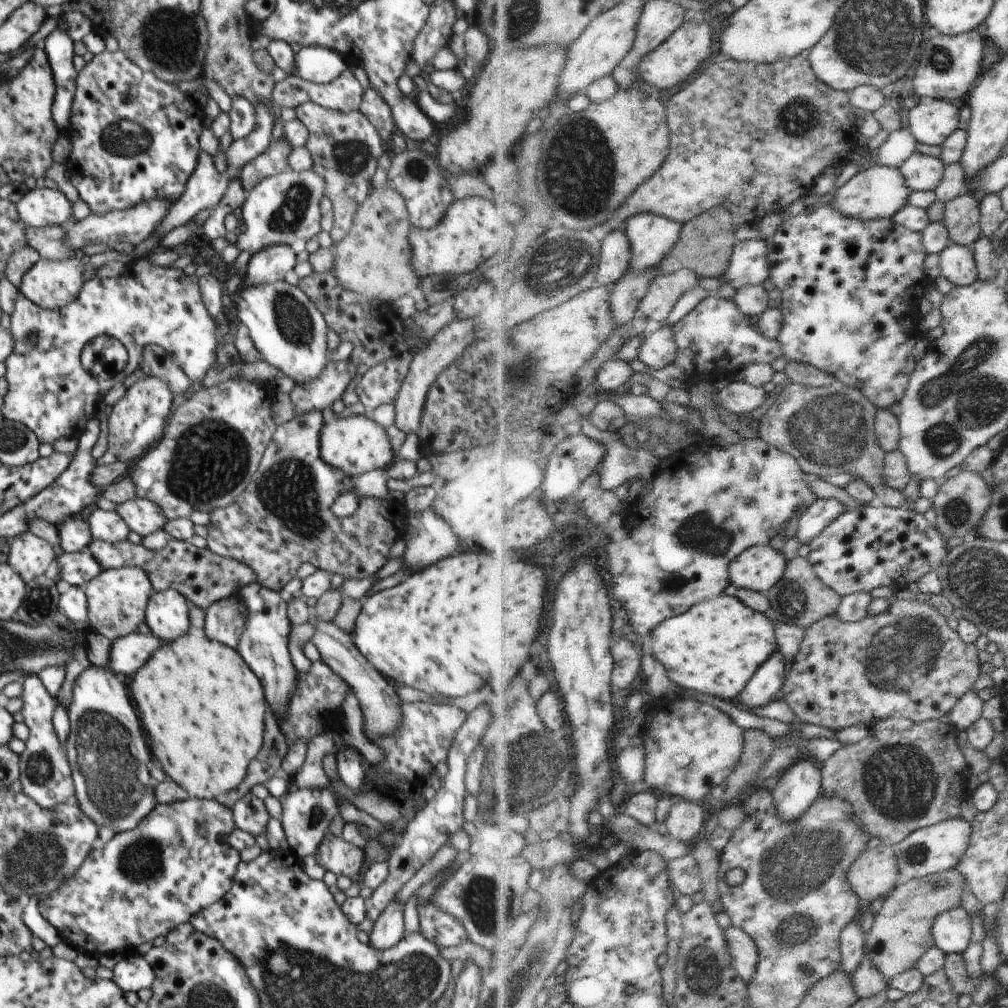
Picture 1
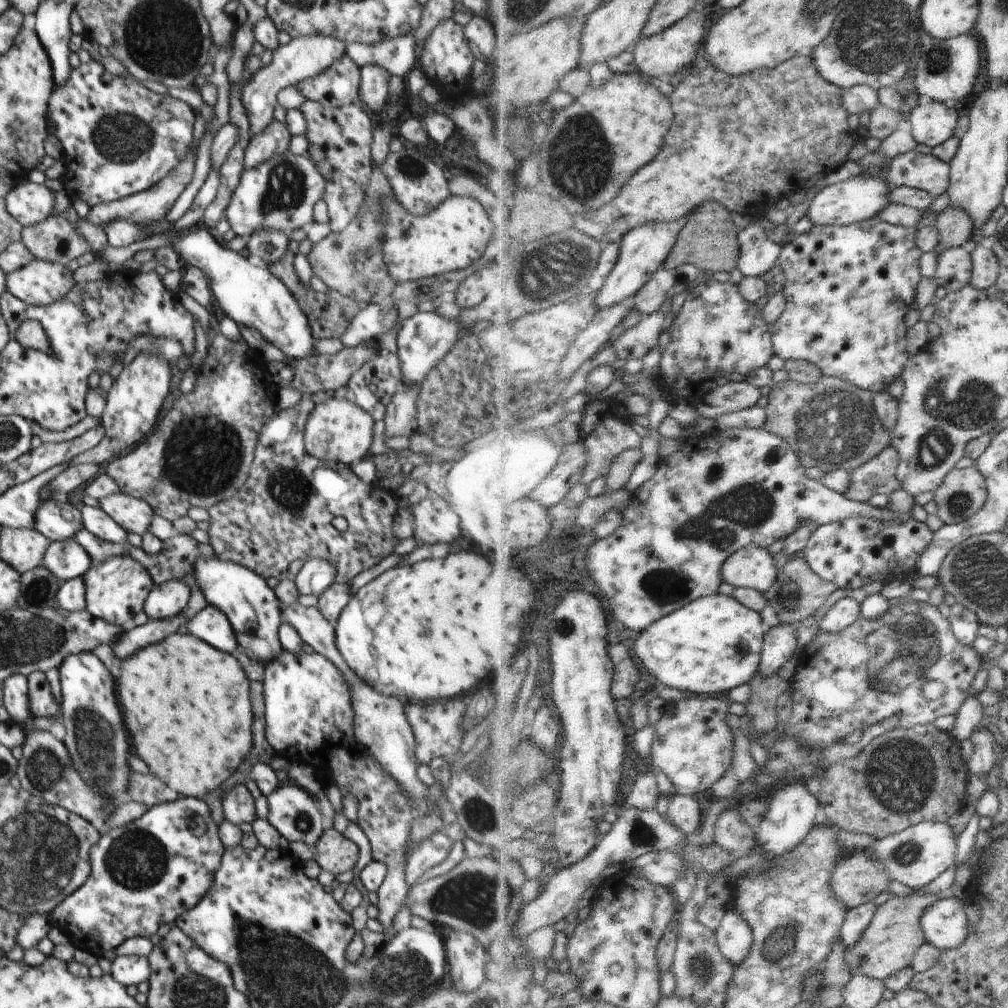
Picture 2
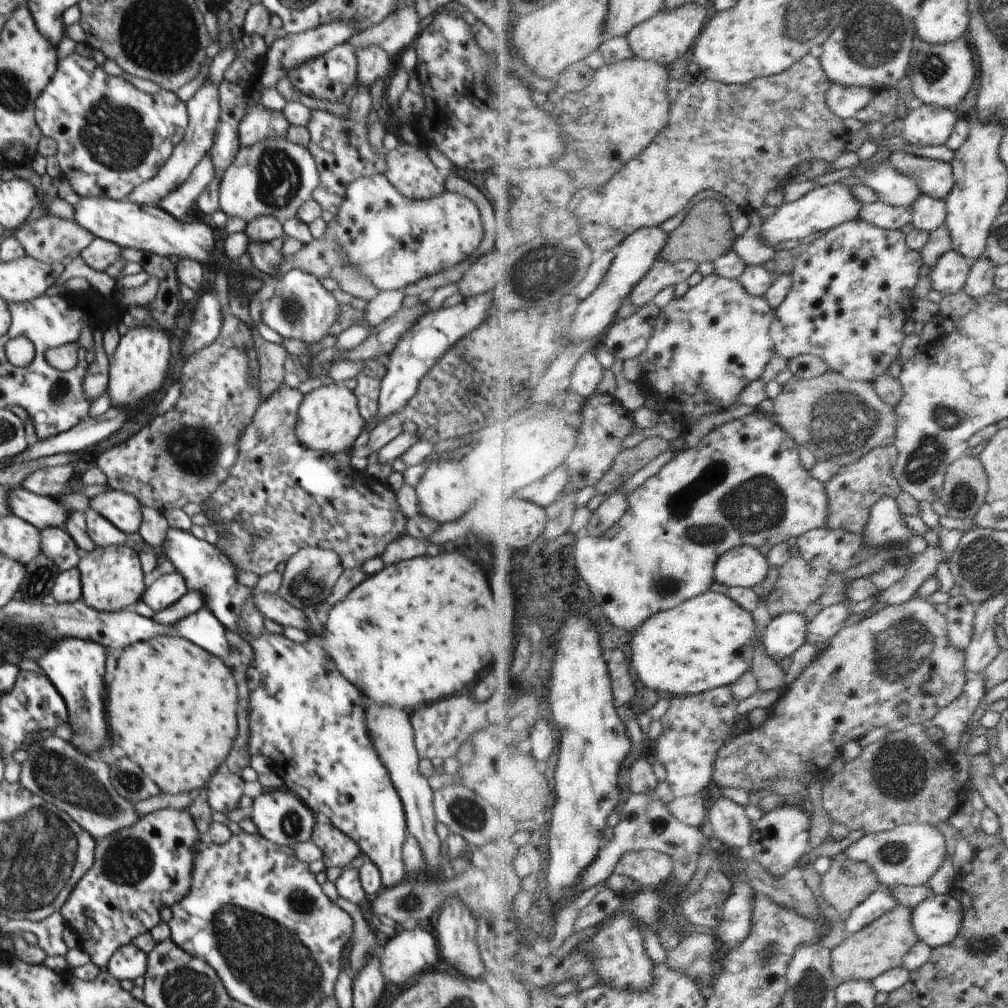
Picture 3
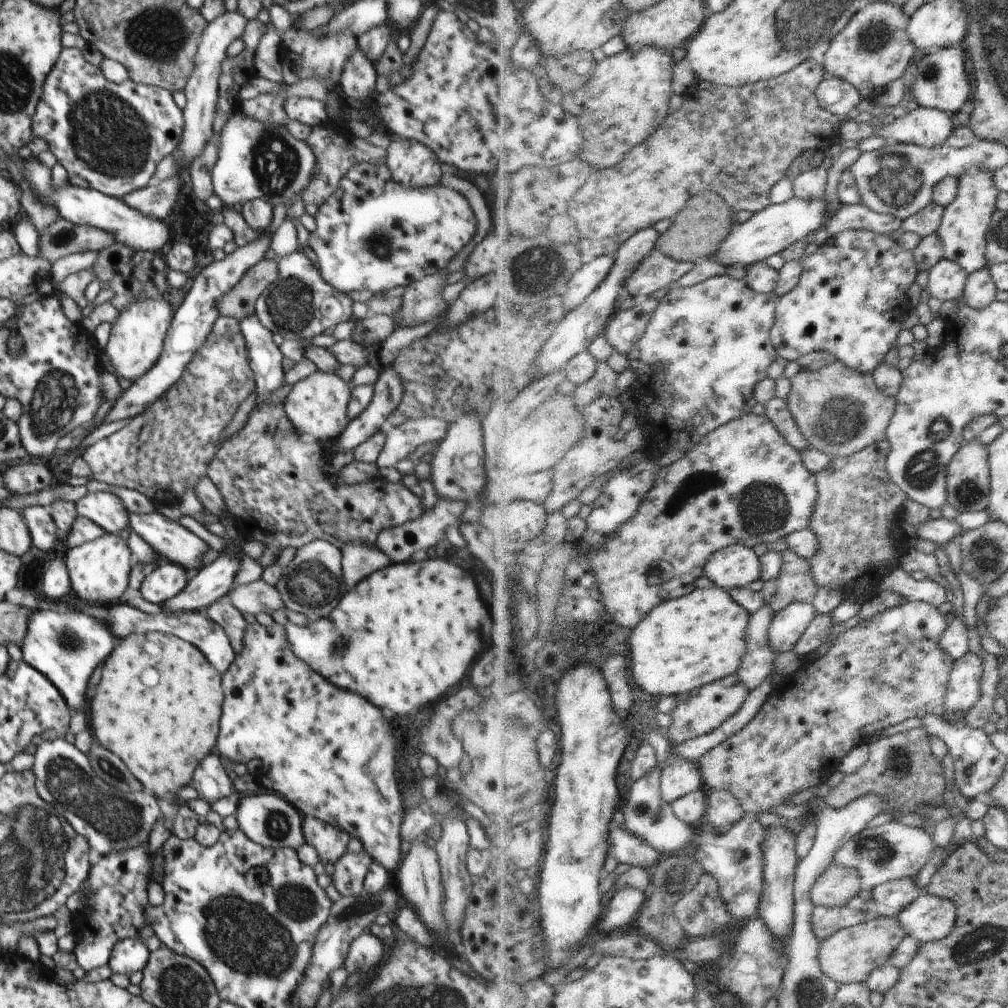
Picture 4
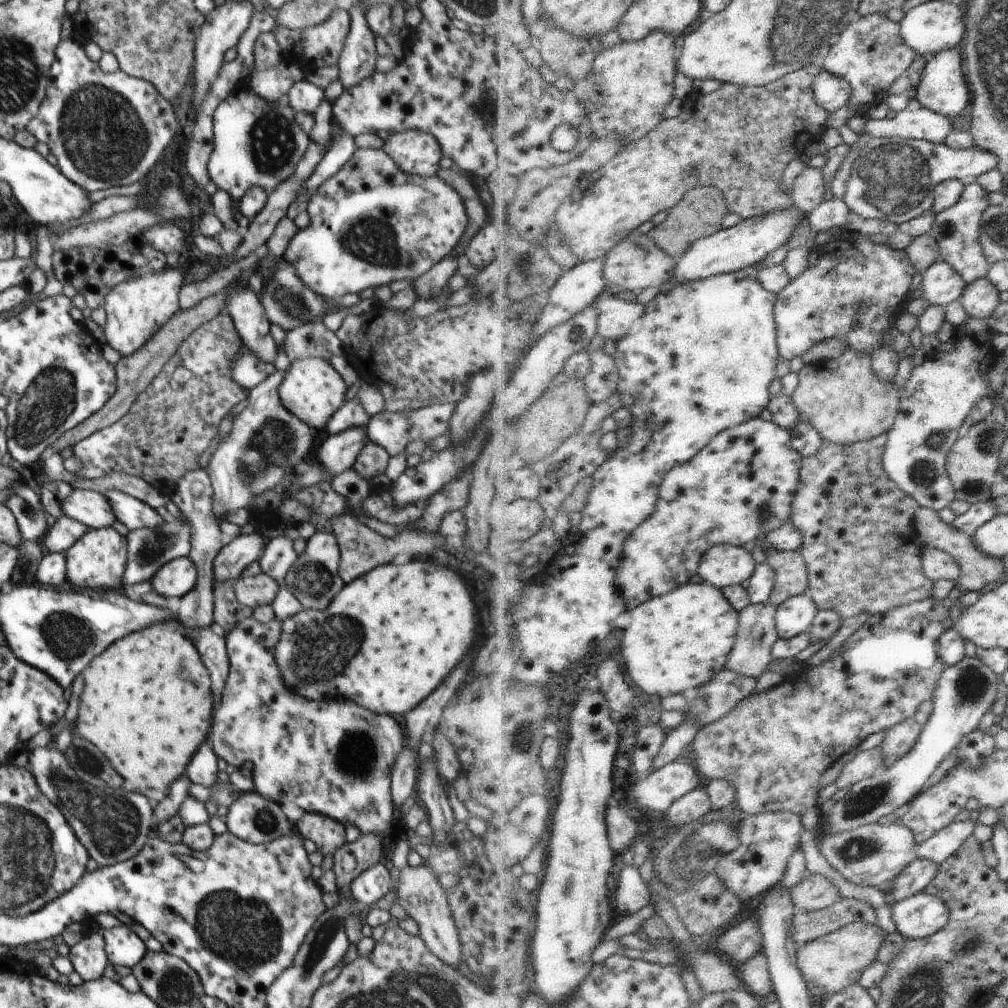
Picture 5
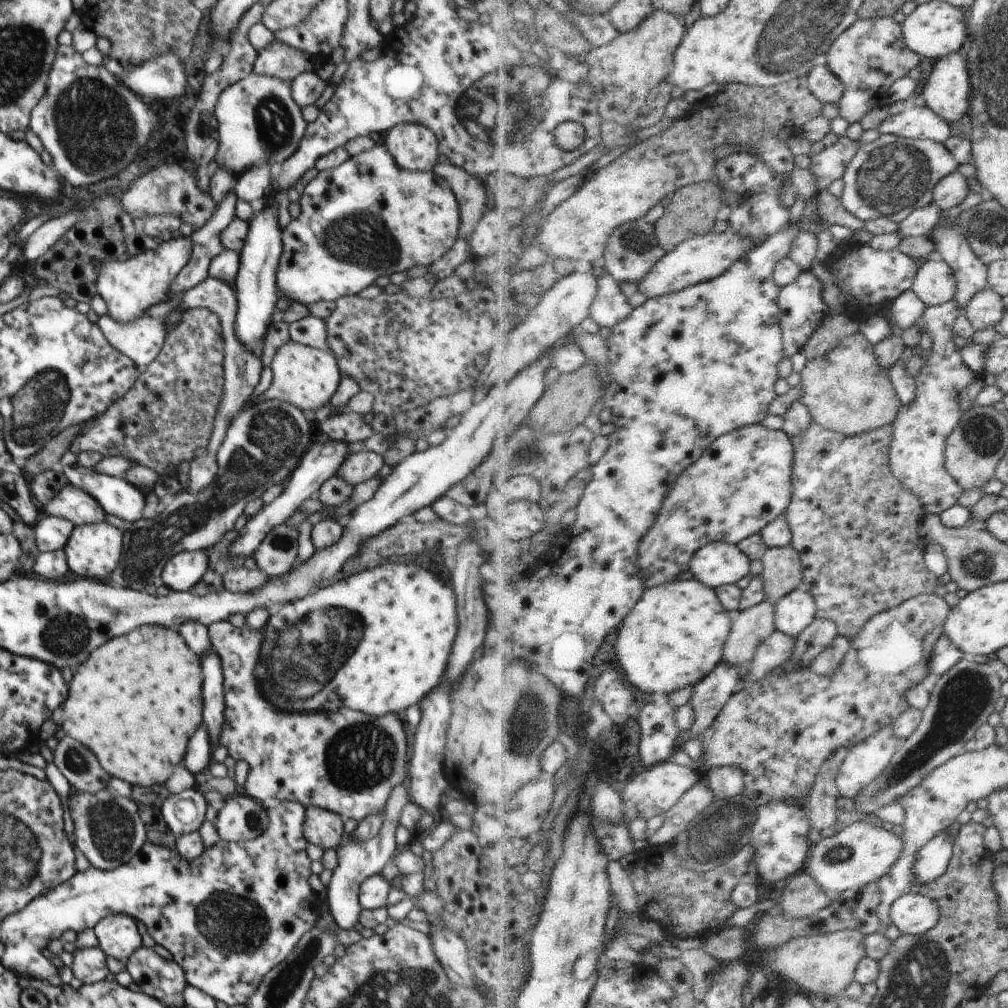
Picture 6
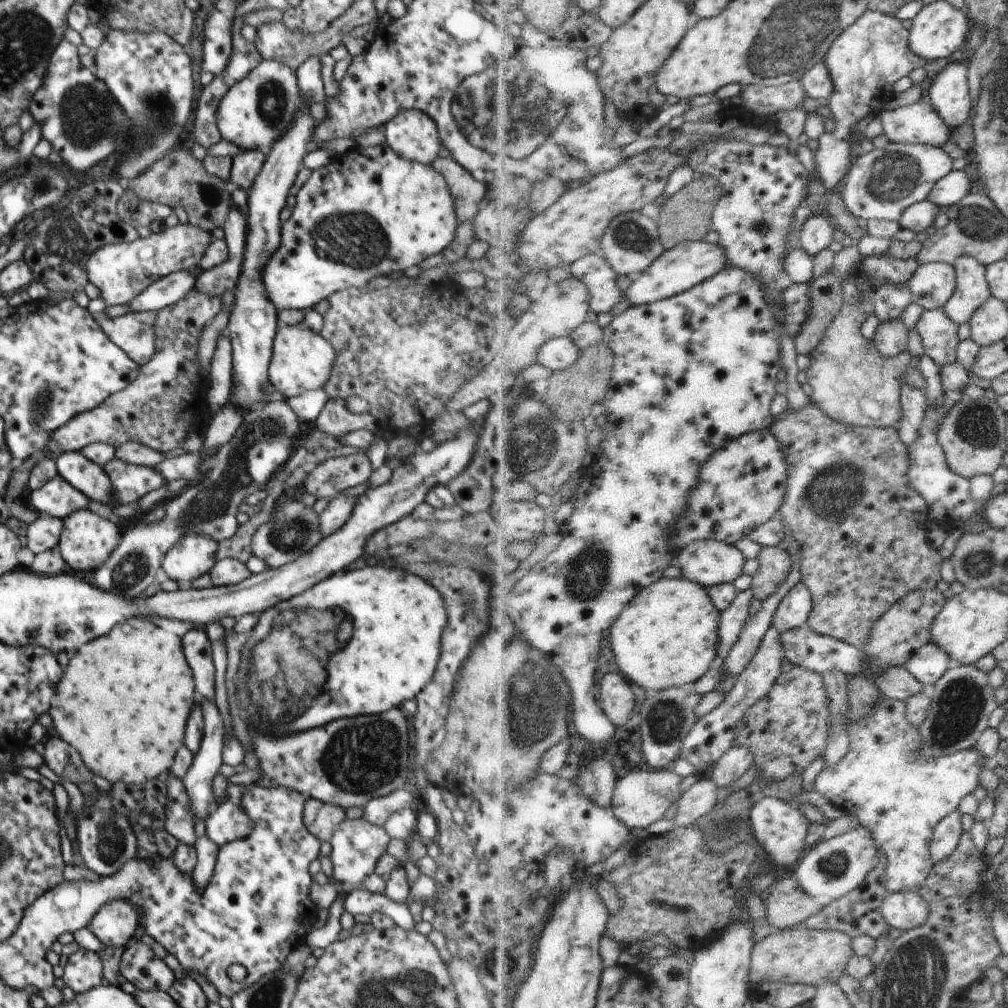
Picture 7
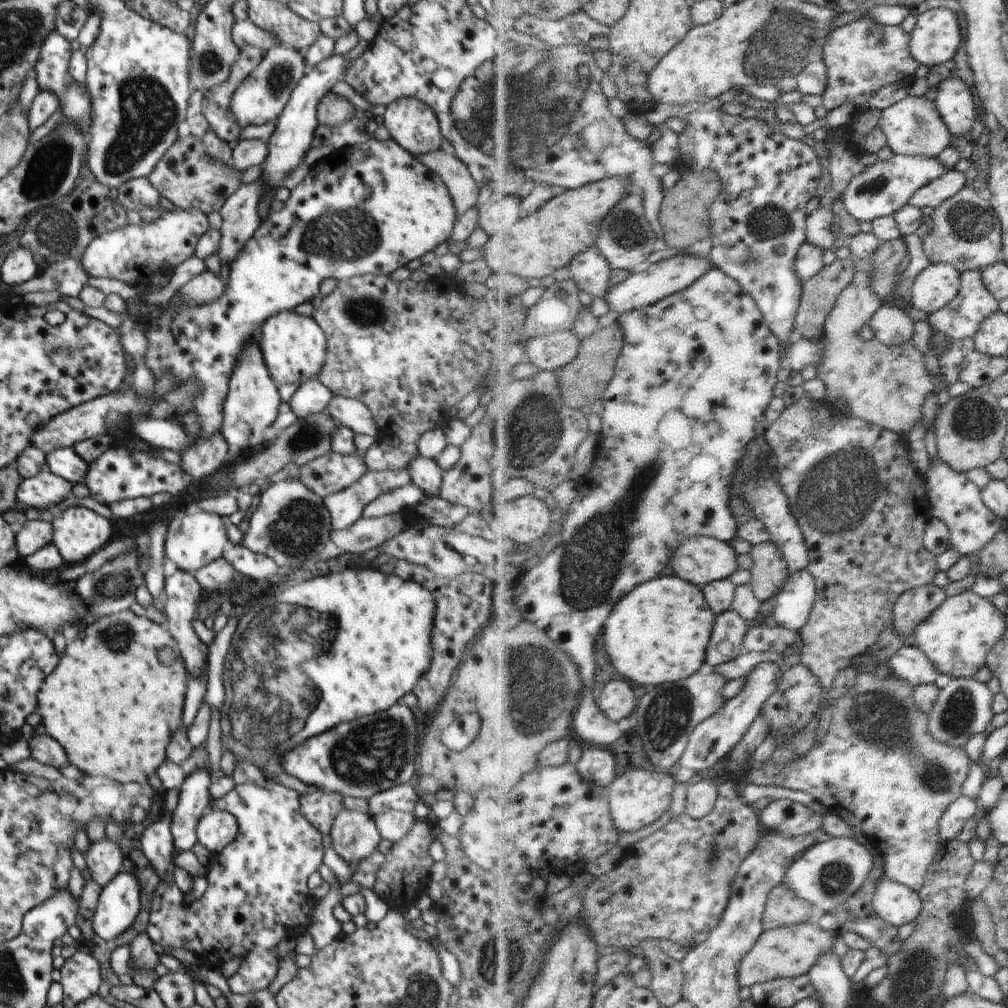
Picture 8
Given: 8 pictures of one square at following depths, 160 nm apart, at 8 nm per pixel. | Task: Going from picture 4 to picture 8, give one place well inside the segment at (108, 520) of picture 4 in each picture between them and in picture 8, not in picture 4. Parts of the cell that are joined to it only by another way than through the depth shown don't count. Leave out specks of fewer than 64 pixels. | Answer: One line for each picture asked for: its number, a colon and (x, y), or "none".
5: (93, 509)
6: (73, 503)
7: (58, 498)
8: (46, 490)

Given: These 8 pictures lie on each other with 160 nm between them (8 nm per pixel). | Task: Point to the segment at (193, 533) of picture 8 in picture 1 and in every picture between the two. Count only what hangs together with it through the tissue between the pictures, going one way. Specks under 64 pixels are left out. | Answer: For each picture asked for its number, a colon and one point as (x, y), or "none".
1: (166, 614)
2: (170, 599)
3: (169, 588)
4: (160, 584)
5: (177, 577)
6: (181, 573)
7: (192, 556)

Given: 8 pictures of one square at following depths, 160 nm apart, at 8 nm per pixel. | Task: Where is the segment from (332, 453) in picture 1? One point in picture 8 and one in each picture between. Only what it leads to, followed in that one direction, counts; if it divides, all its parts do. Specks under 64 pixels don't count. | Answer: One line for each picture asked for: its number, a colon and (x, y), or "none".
2: (337, 430)
3: (329, 420)
4: (317, 405)
5: (313, 390)
6: (306, 377)
7: (302, 360)
8: (293, 346)

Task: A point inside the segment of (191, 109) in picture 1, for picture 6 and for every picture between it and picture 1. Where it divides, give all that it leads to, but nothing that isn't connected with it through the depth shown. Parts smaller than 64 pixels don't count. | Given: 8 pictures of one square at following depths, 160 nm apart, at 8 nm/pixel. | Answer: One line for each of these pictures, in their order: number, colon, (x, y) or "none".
2: (119, 138)
3: (111, 136)
4: (109, 136)
5: (106, 129)
6: (93, 126)

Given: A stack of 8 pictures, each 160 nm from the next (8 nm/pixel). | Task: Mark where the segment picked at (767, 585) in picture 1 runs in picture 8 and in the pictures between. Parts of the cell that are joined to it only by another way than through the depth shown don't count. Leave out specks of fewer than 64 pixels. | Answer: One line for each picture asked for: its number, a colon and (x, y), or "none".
2: (754, 566)
3: (745, 566)
4: (736, 566)
5: (725, 565)
6: (720, 563)
7: (711, 562)
8: (703, 560)

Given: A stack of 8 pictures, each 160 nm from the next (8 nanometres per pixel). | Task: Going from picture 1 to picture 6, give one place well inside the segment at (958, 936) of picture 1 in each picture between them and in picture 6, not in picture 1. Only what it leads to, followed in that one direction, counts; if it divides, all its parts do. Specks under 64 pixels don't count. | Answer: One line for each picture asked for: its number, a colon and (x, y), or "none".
2: (946, 924)
3: (939, 918)
4: (930, 918)
5: (924, 915)
6: (915, 914)

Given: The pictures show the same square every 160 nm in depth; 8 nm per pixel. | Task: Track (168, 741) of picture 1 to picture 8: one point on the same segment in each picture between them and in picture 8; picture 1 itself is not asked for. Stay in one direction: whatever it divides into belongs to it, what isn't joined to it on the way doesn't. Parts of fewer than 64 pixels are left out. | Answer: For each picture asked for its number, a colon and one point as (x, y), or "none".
2: (187, 705)
3: (173, 706)
4: (163, 727)
5: (147, 701)
6: (135, 702)
7: (137, 676)
8: (115, 699)

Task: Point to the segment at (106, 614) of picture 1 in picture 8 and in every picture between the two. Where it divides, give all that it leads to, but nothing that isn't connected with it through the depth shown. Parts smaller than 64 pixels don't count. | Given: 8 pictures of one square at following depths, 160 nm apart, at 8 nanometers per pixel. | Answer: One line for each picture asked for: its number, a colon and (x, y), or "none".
2: (116, 590)
3: (111, 577)
4: (99, 569)
5: (98, 560)
6: (93, 551)
7: (87, 540)
8: (78, 532)

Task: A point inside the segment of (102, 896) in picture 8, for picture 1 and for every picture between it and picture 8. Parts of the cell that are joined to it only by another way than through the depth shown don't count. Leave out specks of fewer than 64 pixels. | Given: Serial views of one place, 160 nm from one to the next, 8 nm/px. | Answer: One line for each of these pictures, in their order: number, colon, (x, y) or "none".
1: (132, 973)
2: (128, 970)
3: (128, 962)
4: (130, 955)
5: (123, 947)
6: (117, 934)
7: (114, 924)

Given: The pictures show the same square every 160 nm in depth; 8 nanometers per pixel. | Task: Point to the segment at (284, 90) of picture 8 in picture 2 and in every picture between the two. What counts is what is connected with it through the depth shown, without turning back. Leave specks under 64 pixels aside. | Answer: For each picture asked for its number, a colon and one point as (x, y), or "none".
2: (280, 194)
3: (273, 177)
4: (257, 160)
5: (255, 143)
6: (258, 121)
7: (253, 114)

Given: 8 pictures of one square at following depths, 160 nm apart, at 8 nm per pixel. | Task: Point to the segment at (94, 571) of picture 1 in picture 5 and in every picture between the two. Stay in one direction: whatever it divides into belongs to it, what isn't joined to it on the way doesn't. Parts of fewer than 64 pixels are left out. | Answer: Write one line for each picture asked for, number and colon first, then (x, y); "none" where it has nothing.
2: (65, 560)
3: (56, 544)
4: (43, 530)
5: (33, 521)

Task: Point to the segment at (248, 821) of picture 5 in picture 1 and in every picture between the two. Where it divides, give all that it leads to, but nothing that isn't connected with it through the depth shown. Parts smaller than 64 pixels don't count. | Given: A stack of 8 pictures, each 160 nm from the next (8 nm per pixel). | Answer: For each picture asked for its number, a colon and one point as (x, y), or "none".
1: (306, 813)
2: (294, 812)
3: (279, 815)
4: (267, 818)

